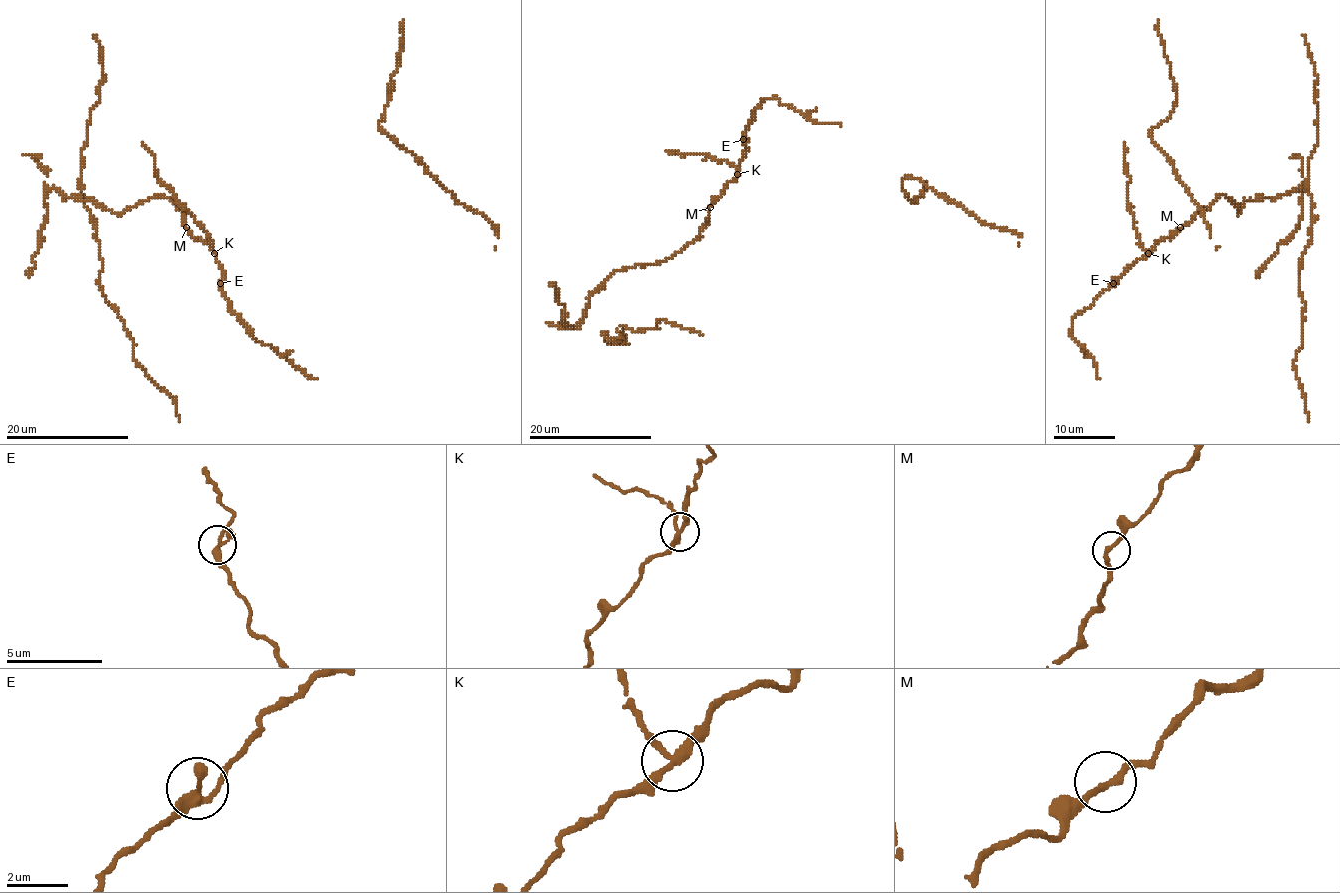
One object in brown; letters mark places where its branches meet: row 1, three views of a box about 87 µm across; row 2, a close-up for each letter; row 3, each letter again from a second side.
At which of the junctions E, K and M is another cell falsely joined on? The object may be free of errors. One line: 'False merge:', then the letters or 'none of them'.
False merge: K

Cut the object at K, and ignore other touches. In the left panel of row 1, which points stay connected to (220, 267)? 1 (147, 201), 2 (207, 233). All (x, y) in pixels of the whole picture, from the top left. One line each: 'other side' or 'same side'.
1: same side
2: other side

